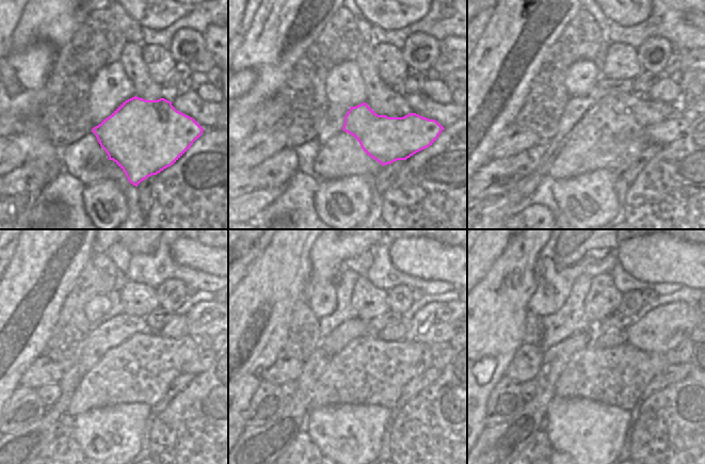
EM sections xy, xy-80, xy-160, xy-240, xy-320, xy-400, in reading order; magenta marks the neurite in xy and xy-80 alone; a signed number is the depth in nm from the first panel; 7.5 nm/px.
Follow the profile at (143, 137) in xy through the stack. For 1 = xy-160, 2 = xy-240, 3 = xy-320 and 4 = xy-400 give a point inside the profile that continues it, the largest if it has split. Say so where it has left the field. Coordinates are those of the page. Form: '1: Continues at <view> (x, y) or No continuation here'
1: Continues at xy-160 (665, 132)
2: Continues at xy-240 (203, 360)
3: Continues at xy-320 (439, 362)
4: Continues at xy-400 (684, 349)

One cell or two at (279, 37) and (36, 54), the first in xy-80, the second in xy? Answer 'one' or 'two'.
two

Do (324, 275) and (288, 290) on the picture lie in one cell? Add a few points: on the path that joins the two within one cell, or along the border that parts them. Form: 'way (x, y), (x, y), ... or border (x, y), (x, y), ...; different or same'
border (310, 259), (310, 275), (301, 298); different

